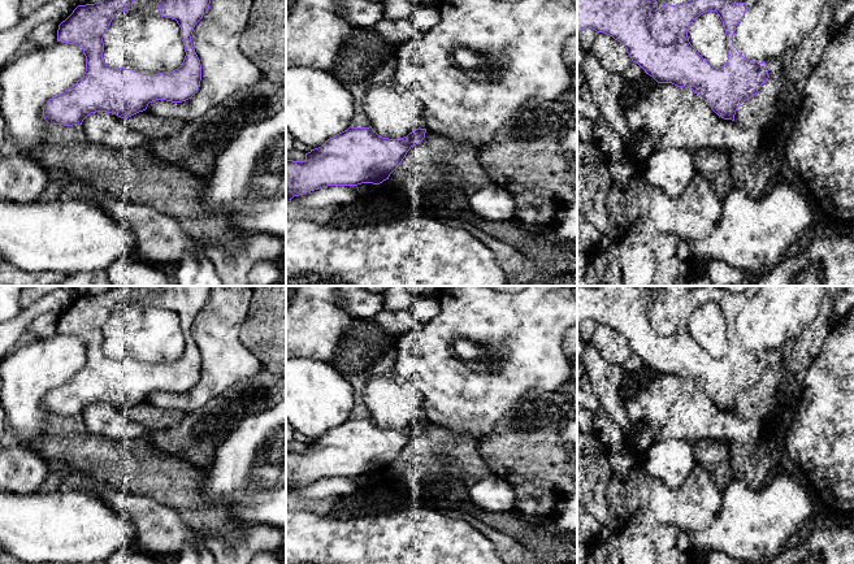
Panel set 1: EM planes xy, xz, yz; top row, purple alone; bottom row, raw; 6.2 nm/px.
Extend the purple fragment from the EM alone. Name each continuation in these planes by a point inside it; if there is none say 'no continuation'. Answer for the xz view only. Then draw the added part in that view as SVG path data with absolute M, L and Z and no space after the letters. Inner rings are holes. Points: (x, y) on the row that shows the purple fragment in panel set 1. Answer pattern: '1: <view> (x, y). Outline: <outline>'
no continuation

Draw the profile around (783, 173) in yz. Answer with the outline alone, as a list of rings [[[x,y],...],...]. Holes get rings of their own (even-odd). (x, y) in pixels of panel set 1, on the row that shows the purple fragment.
[[[732,153],[731,165],[736,177],[736,187],[745,188],[753,196],[759,196],[766,187],[775,182],[803,188],[799,174],[785,164],[766,170],[763,161],[757,156]]]

